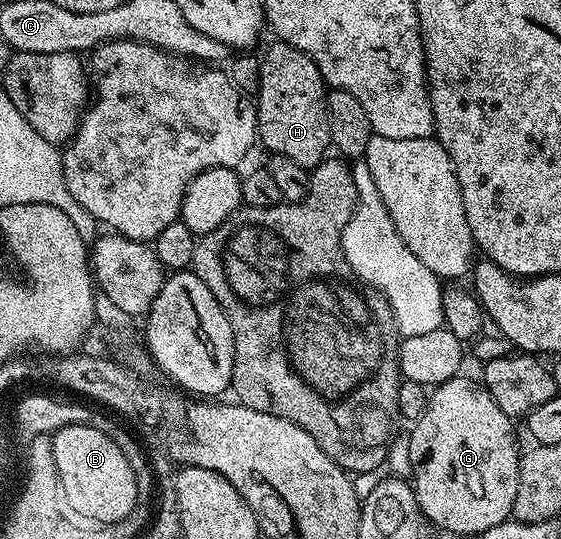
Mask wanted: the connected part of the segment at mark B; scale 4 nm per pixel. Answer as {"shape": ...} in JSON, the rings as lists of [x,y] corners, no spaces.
{"shape":[[[67,425],[52,434],[55,466],[58,470],[59,480],[63,483],[63,493],[77,514],[91,517],[91,521],[117,523],[127,513],[138,510],[137,472],[123,457],[123,449],[107,433],[87,425]]]}

